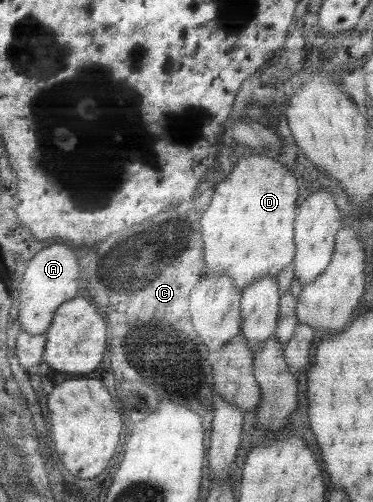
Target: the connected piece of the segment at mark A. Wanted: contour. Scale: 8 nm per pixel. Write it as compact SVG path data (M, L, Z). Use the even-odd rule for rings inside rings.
M52 244L48 248L38 250L36 256L28 262L22 274L22 282L19 283L16 316L21 330L31 335L42 334L48 328L50 318L53 317L58 305L76 296L78 290L76 278L78 278L78 264L70 248L62 244Z

